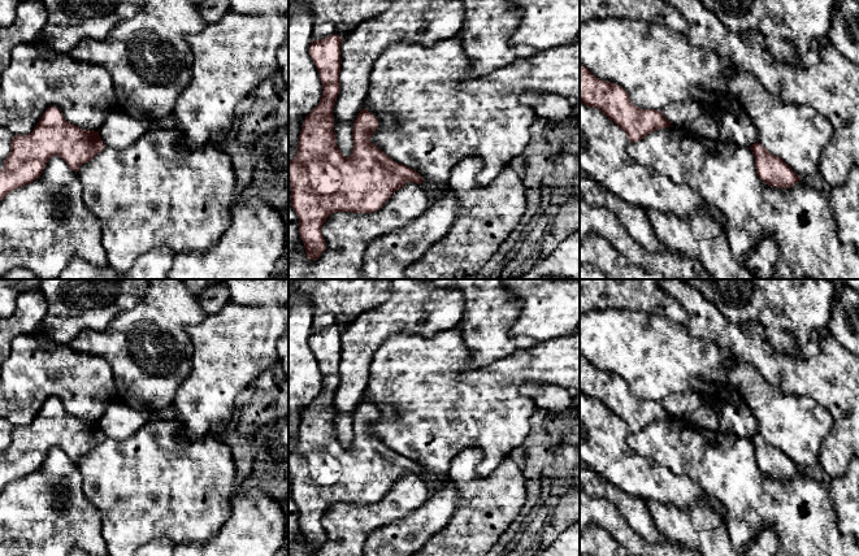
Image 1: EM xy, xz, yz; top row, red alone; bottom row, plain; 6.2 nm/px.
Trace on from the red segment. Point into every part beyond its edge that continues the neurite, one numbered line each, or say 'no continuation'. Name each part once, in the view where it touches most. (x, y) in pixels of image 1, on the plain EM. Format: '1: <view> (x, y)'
no continuation

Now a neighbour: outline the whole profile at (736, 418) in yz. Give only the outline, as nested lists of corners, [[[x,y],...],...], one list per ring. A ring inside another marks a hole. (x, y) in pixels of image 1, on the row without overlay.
[[[712,403],[720,417],[720,430],[750,439],[759,433],[758,423],[750,411],[742,404]]]

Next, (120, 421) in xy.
[[[117,400],[108,405],[99,420],[99,426],[105,438],[123,440],[135,434],[152,414],[147,407],[134,408]]]

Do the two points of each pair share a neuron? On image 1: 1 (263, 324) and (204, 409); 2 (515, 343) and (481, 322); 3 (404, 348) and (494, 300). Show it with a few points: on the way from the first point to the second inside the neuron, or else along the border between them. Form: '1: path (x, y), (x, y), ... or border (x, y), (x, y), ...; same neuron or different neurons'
1: path (242, 344), (225, 361), (211, 389); same neuron
2: path (507, 343), (502, 343), (489, 330); same neuron
3: border (459, 324), (467, 353); different neurons

